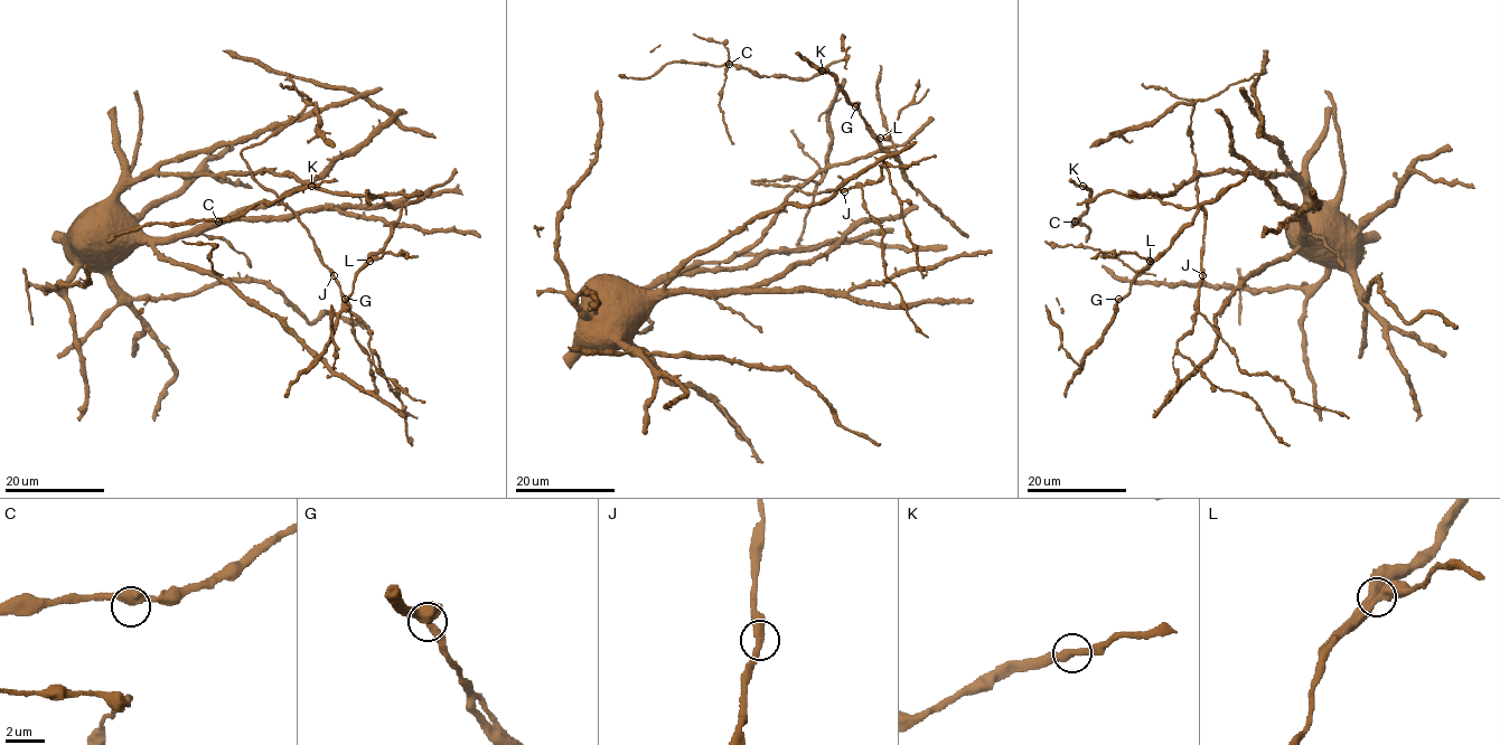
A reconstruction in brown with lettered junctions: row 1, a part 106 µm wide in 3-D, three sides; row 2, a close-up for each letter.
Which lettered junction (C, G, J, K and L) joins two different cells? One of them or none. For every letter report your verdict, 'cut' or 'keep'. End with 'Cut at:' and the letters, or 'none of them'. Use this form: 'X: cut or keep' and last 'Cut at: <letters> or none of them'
C: keep
G: keep
J: keep
K: keep
L: keep
Cut at: none of them

